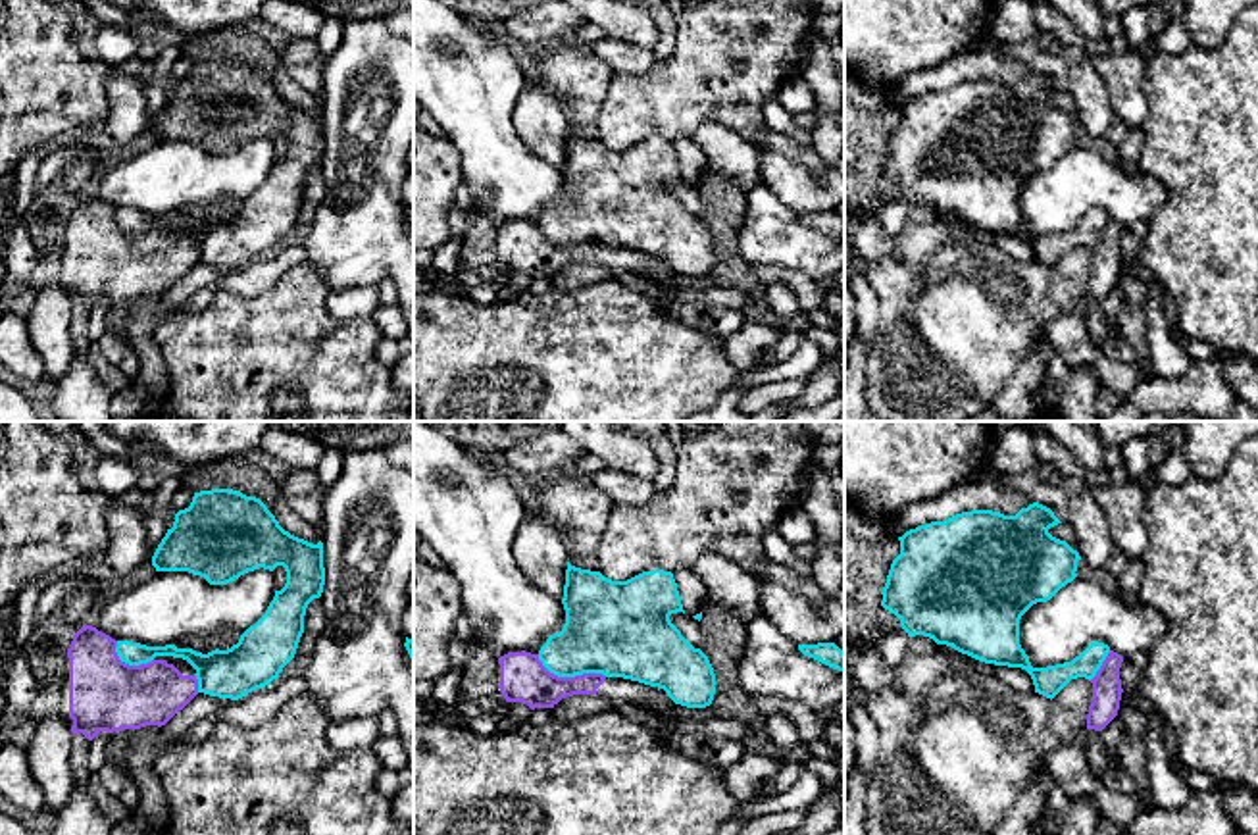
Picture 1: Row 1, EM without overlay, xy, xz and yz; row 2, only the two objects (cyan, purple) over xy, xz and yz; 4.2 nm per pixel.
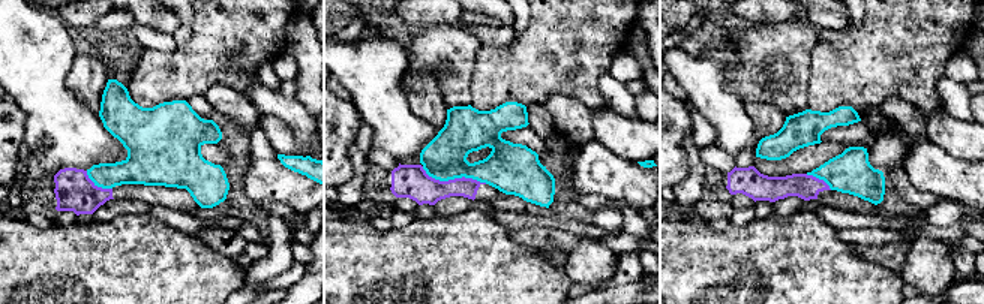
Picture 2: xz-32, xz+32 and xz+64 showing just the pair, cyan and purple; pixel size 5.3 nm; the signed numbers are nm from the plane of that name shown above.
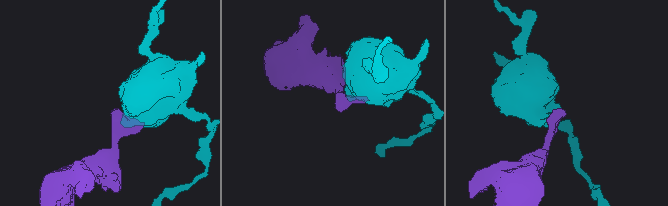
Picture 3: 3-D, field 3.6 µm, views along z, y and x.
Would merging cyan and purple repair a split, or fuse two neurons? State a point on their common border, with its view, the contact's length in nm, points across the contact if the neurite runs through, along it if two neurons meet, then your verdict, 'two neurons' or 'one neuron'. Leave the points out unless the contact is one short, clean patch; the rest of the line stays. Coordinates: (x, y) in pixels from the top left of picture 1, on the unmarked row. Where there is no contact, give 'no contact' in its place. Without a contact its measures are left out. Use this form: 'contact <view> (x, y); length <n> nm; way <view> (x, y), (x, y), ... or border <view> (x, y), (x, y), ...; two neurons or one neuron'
contact xz (570, 245); length 300 nm; border xz (537, 224), (558, 245), (606, 245); two neurons

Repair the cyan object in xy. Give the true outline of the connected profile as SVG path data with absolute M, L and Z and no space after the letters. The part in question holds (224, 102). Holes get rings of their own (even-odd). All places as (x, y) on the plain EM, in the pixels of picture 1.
M233 58L194 62L190 75L175 83L152 135L156 140L189 140L210 154L227 154L260 137L285 137L285 156L227 219L202 223L175 214L117 210L121 231L140 235L156 225L183 227L196 239L198 262L231 269L279 246L296 223L306 177L325 154L323 112L290 104L260 67Z

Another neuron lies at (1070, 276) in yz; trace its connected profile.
M1085 246L1071 248L1052 267L1052 287L1046 302L1048 317L1058 317L1085 304L1091 271L1093 252Z

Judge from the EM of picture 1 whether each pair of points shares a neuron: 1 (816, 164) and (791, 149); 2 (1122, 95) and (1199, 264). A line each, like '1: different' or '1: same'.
1: same
2: different

